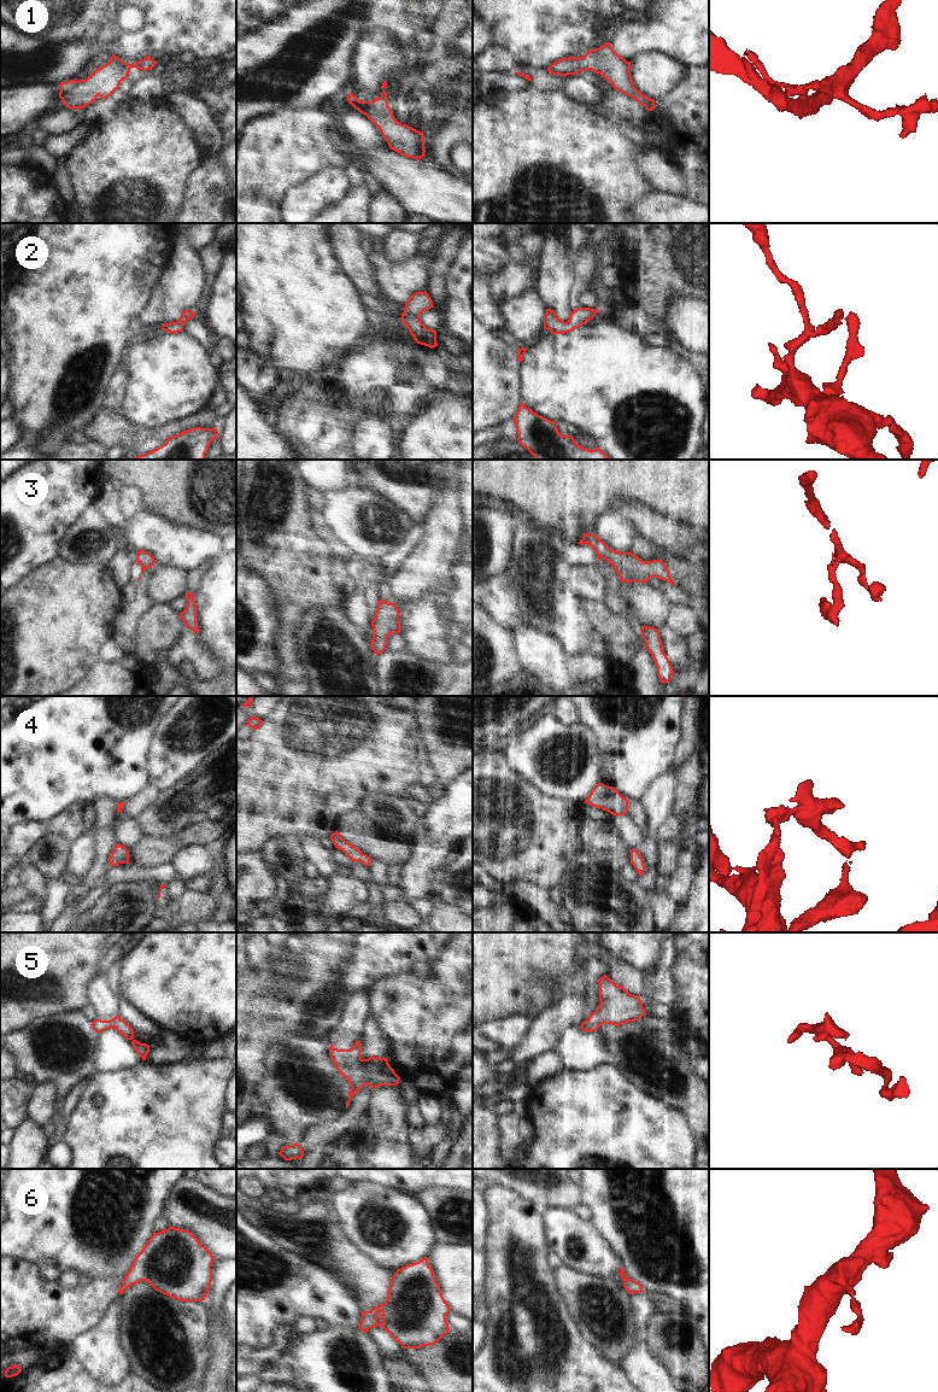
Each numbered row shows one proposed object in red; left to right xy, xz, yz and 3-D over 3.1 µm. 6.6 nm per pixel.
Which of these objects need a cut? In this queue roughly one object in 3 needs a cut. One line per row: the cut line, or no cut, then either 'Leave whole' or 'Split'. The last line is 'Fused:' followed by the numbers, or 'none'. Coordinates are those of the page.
1: No split. Leave whole
2: No split. Leave whole
3: Split along yz (614, 566), (633, 580). Split
4: No split. Leave whole
5: No split. Leave whole
6: No split. Leave whole
Fused: 3.

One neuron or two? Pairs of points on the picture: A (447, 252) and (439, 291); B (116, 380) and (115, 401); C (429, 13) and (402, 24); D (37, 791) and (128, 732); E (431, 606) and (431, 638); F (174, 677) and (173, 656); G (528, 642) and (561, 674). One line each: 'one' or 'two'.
A: one
B: one
C: one
D: one
E: one
F: two
G: one

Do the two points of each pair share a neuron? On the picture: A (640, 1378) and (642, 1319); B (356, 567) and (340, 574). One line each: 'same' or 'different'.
A: same
B: different

